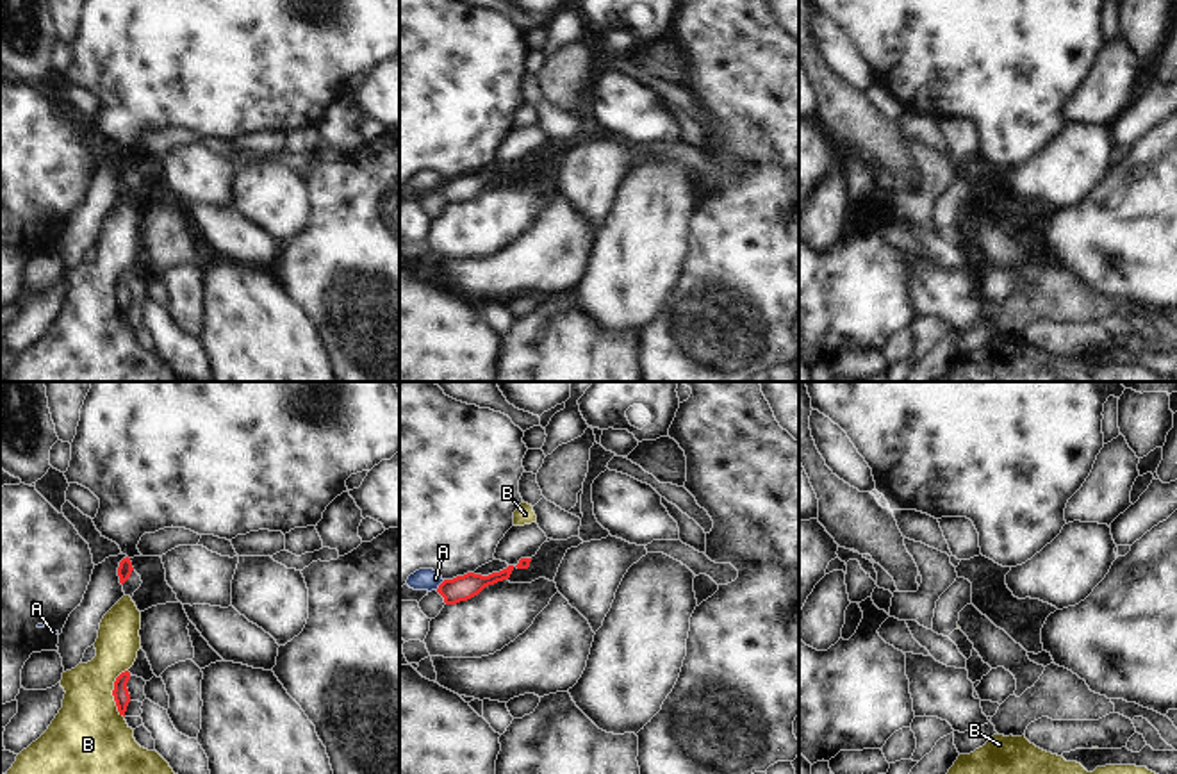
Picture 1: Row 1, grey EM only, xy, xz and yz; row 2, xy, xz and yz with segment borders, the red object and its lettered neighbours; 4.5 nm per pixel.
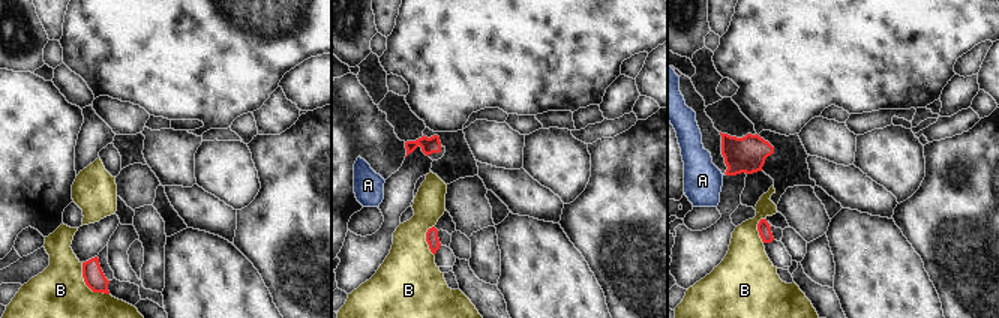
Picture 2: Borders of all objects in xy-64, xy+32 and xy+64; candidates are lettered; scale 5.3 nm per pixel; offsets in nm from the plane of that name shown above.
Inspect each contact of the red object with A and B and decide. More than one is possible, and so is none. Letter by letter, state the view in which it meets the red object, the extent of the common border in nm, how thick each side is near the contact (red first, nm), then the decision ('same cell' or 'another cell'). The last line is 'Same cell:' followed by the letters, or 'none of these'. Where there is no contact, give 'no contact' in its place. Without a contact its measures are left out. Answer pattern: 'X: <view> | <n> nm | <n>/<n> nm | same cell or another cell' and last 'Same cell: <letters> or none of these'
A: xz | 60 nm | 110/100 nm | another cell
B: xy | 220 nm | 70/380 nm | another cell
Same cell: none of these

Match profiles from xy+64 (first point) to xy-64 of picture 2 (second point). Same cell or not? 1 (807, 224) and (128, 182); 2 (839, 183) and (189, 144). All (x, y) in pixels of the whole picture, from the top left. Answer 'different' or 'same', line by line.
1: same
2: different

